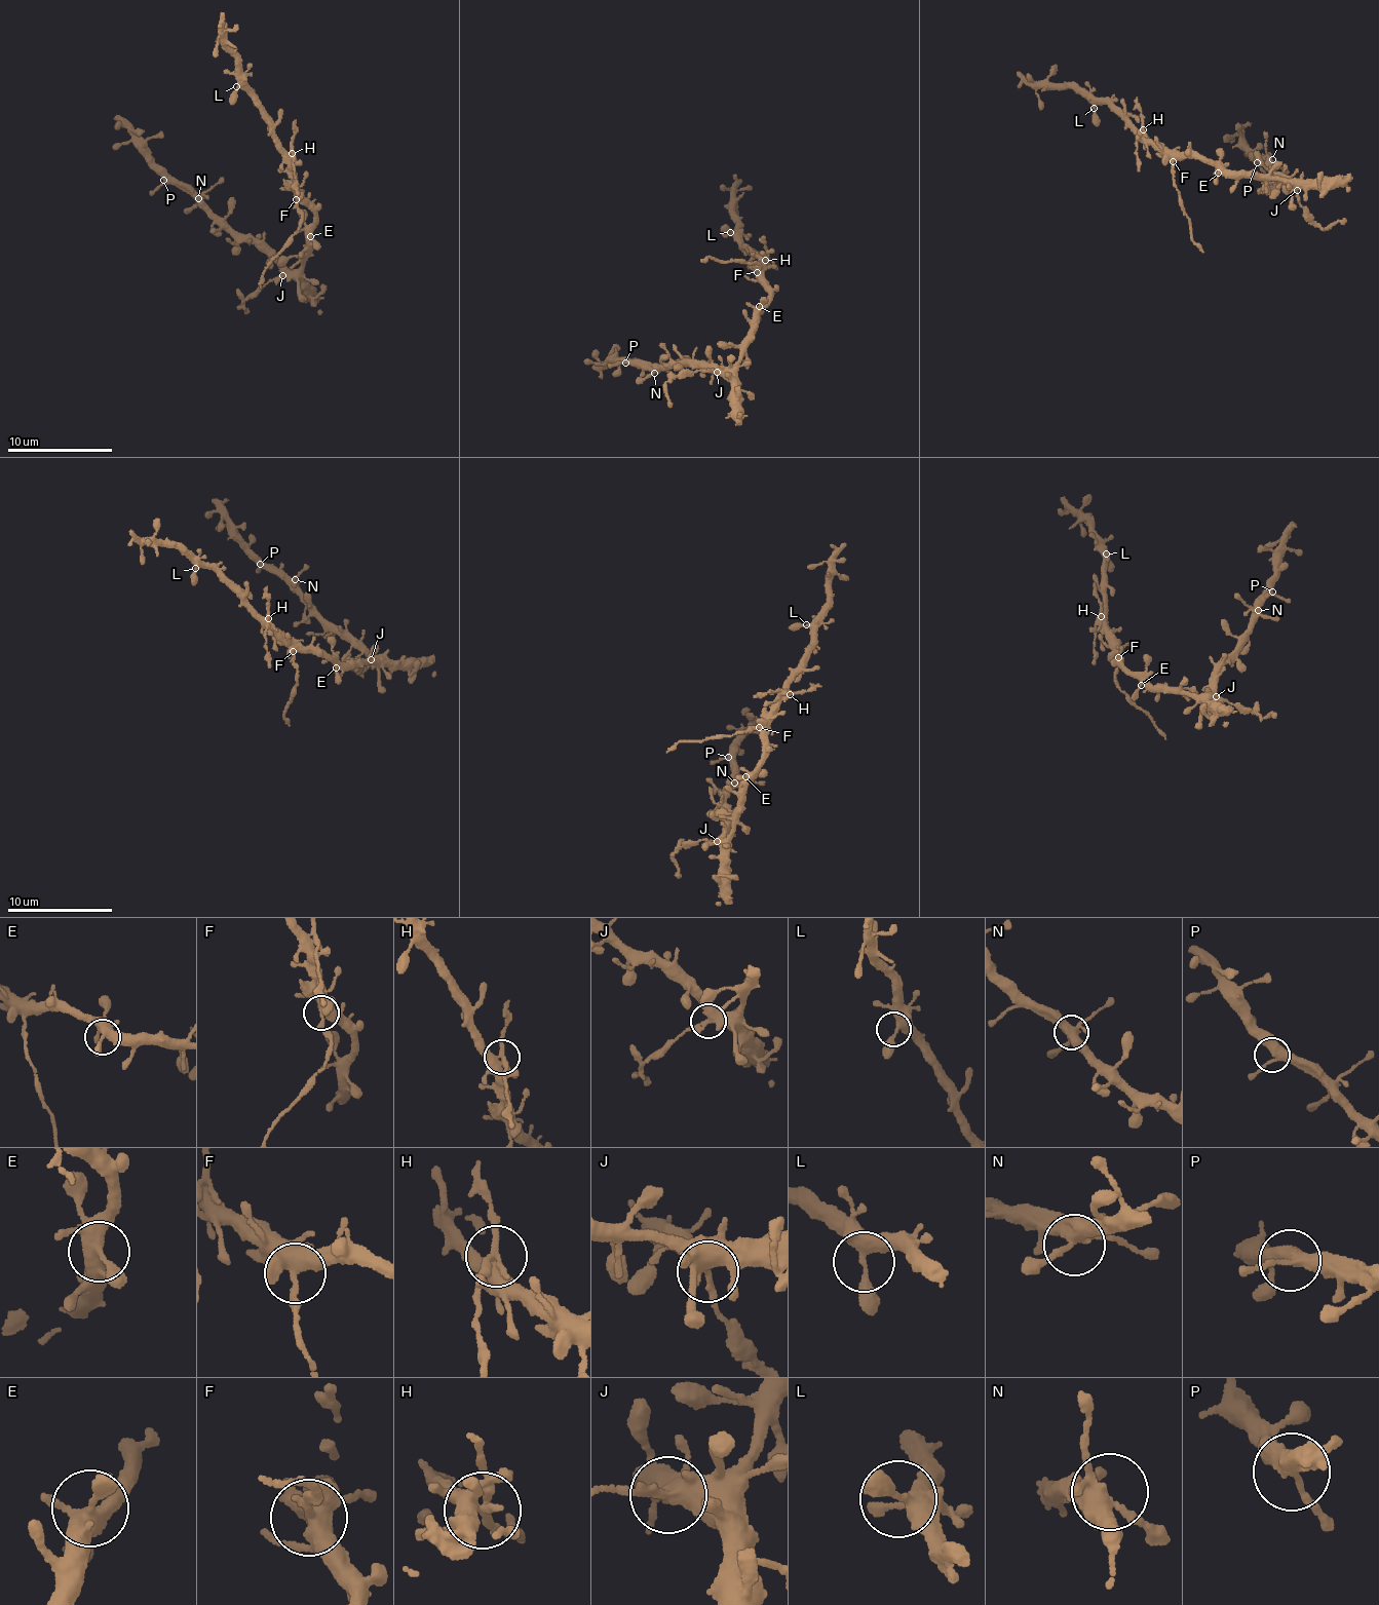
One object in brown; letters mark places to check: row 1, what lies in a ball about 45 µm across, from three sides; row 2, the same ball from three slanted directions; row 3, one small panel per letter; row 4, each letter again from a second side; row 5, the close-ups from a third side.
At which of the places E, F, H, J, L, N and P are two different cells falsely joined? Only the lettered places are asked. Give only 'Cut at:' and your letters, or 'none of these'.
Cut at: F, H, J

